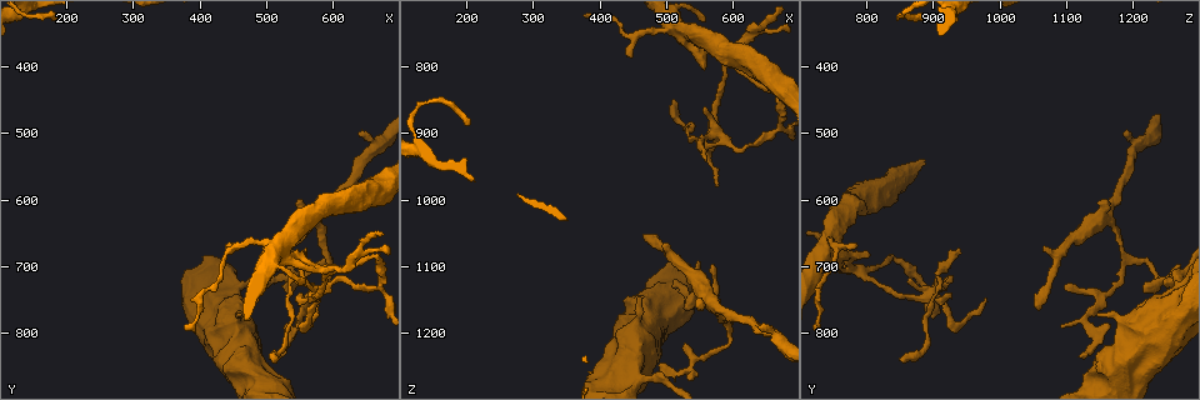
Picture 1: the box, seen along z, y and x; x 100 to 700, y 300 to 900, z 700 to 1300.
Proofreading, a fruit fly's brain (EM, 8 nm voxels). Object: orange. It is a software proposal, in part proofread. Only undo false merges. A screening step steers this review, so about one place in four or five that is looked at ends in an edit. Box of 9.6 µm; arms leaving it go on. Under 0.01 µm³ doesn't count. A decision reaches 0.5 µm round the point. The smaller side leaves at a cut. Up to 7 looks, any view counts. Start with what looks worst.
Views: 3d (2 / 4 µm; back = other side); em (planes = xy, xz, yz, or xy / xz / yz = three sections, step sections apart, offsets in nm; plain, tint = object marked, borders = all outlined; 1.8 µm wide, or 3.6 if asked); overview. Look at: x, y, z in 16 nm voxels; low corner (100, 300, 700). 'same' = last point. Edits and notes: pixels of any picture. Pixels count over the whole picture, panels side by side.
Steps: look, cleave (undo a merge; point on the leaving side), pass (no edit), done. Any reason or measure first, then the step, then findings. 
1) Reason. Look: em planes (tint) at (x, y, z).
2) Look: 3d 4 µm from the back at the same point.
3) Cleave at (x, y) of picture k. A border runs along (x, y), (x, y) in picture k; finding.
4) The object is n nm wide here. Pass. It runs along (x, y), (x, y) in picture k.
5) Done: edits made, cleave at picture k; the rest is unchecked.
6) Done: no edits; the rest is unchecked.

Arms part here. Look: em xz step 8 (tint) at (595, 685, 1195).

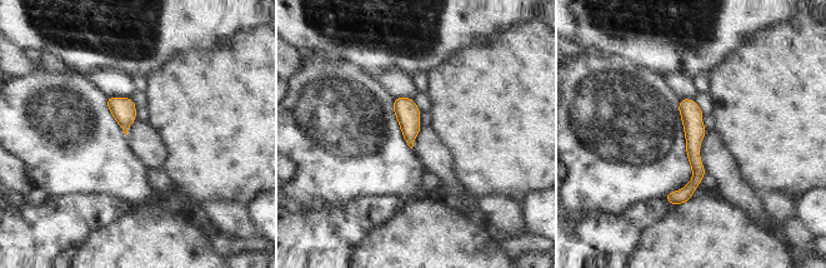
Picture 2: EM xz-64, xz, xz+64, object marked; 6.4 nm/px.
Look: em planes (borders) at the same point.

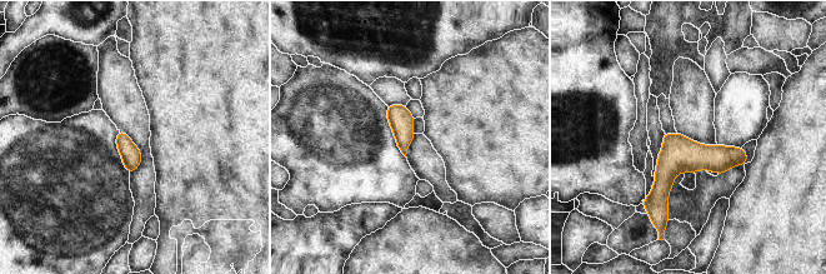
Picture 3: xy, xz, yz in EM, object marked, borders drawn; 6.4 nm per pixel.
Pass. Continuous, no second neuron.

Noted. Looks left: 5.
Look: 3d 2 µm at (490, 715, 1270).

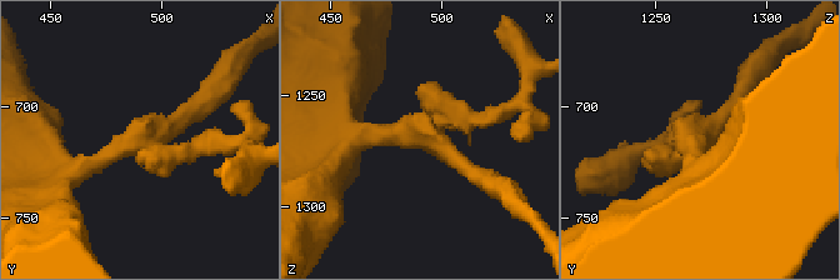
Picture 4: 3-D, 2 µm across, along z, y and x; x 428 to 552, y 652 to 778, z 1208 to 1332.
3 arms meet here. Look: em planes (plain) at (493, 718, 1265).

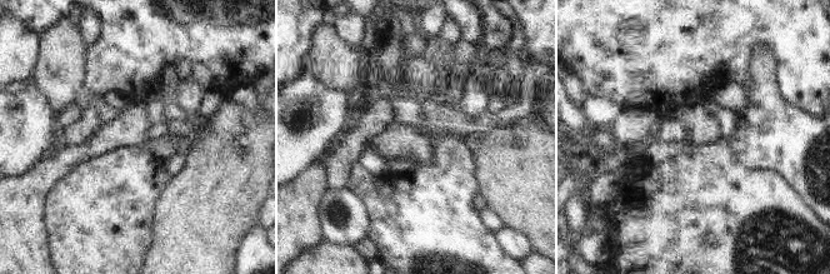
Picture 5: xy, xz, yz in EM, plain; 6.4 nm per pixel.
With the object marked. Look: em planes (tint) at the same point.

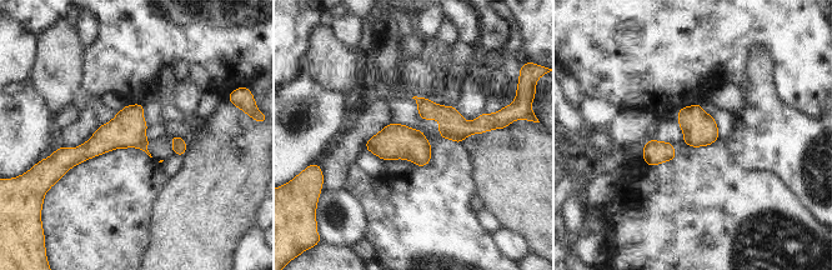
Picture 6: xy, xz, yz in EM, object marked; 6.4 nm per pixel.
Cleave at (144, 146) of picture 6. A border runs along (146, 139), (138, 146) in picture 6; two neurons meet here.

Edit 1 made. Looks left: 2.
Done: edits made, cleave at picture 6; the rest is unchecked.

